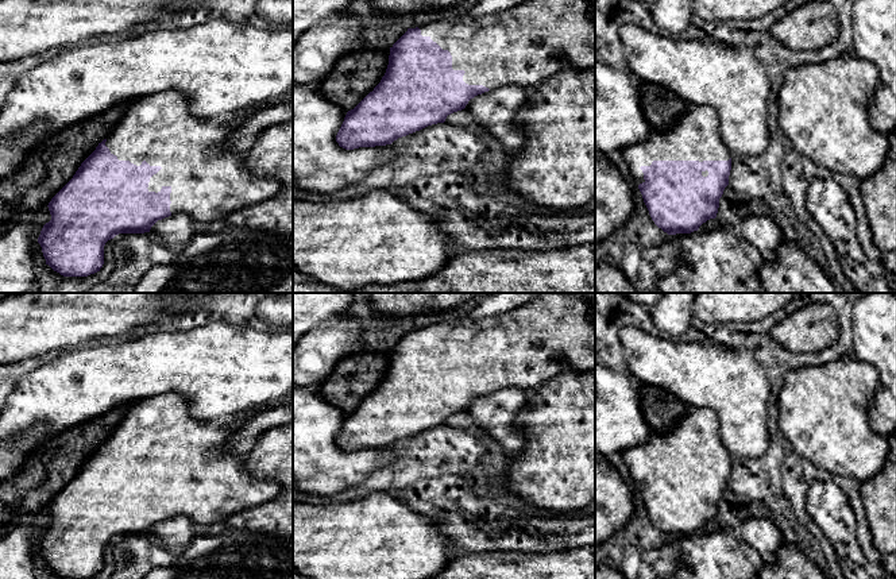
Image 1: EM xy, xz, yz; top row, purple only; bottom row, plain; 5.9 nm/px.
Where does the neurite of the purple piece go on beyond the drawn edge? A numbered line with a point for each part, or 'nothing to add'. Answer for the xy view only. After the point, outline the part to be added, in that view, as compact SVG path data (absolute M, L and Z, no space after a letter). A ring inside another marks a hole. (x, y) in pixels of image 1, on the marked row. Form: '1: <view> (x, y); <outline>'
1: xy (208, 180); M165 90L150 96L132 100L125 109L121 120L113 127L107 138L105 146L119 161L130 161L140 166L146 161L150 166L162 169L150 178L148 192L161 192L163 186L170 186L170 212L171 215L184 213L196 221L212 223L217 219L225 219L233 212L259 204L274 197L282 190L282 184L273 177L258 177L250 173L244 165L244 153L236 150L228 140L235 134L235 124L212 123L209 119L198 119L190 113L186 97L177 90Z

